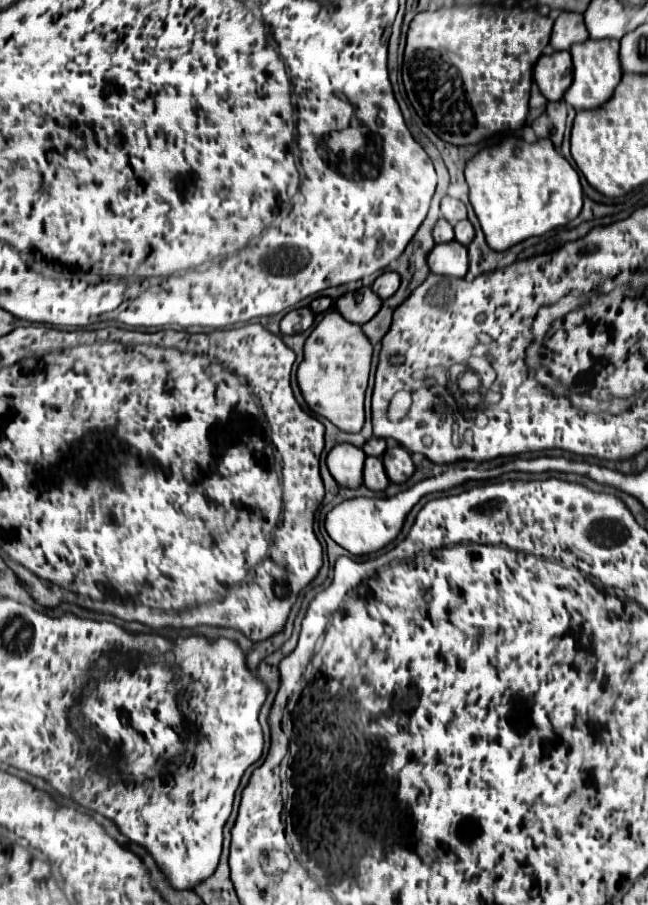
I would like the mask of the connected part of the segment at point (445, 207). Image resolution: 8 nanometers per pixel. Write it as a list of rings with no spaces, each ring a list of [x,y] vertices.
[[[443,197],[441,201],[441,217],[447,219],[451,225],[467,219],[467,209],[459,199],[453,197]]]

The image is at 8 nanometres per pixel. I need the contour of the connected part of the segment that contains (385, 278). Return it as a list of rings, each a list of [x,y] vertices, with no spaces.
[[[385,271],[375,279],[371,289],[375,291],[375,295],[379,295],[379,299],[385,301],[399,289],[399,275],[393,271]]]

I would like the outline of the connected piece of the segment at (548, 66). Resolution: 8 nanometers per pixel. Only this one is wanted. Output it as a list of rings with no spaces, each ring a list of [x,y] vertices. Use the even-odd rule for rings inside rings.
[[[555,51],[551,55],[541,55],[533,69],[533,79],[539,91],[547,97],[547,101],[561,101],[573,81],[569,51]]]

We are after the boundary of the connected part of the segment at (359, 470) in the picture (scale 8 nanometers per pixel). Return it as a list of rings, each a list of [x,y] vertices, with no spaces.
[[[341,443],[335,445],[327,455],[327,467],[335,481],[343,487],[359,487],[363,483],[365,451],[361,447]]]

